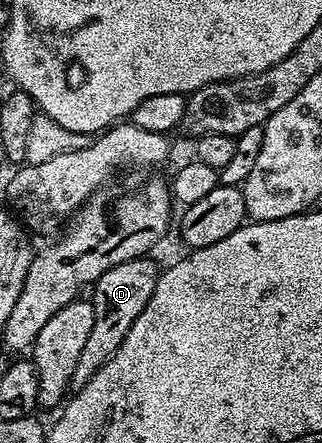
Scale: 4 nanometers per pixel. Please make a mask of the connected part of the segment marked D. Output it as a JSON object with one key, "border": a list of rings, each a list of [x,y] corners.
{"border":[[[143,256],[126,260],[122,264],[114,264],[114,268],[102,272],[102,276],[96,281],[91,302],[94,308],[94,328],[78,356],[71,384],[73,391],[82,389],[92,379],[94,372],[98,372],[98,368],[102,368],[102,364],[106,364],[106,360],[110,360],[110,356],[118,352],[122,340],[126,340],[126,332],[130,332],[130,324],[134,324],[134,320],[142,316],[142,308],[146,308],[150,296],[154,296],[154,288],[162,270],[150,259],[151,257]]]}

